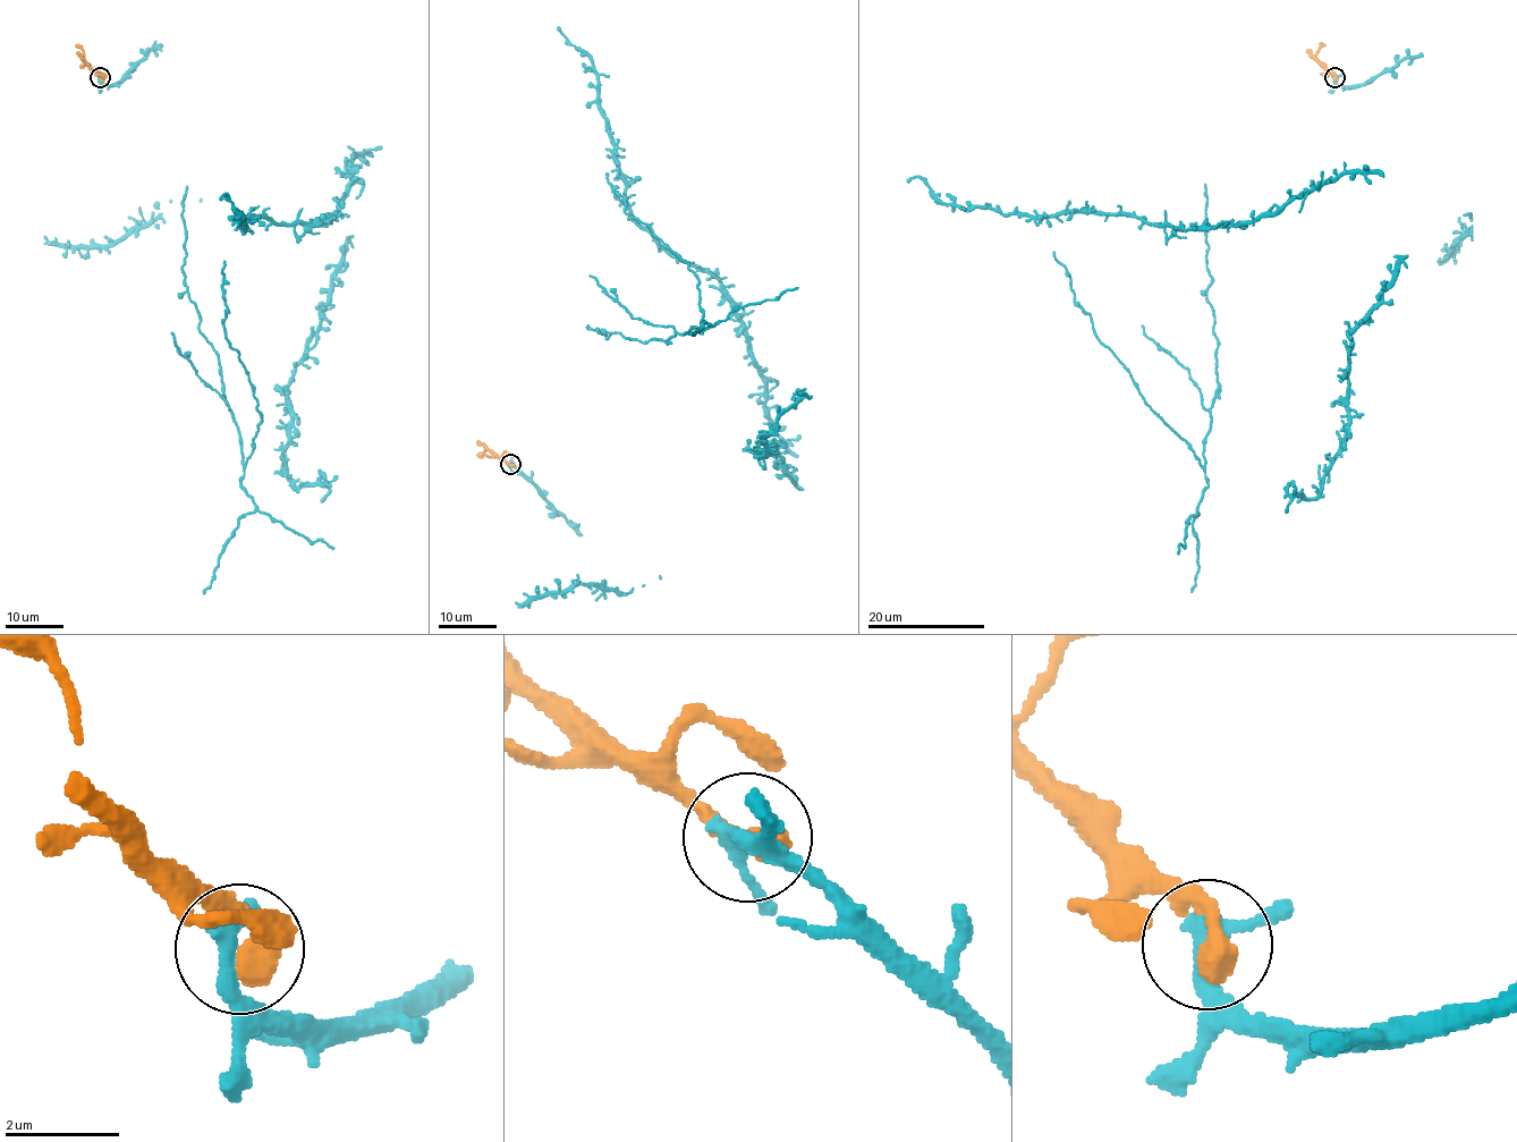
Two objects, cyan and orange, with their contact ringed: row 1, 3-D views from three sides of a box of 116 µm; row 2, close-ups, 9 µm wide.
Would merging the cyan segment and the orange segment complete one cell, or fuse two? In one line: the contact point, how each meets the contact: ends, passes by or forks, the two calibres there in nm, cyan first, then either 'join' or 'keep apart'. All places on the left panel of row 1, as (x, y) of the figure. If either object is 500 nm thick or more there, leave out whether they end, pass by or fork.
(100, 77) | 320/500 nm | join

